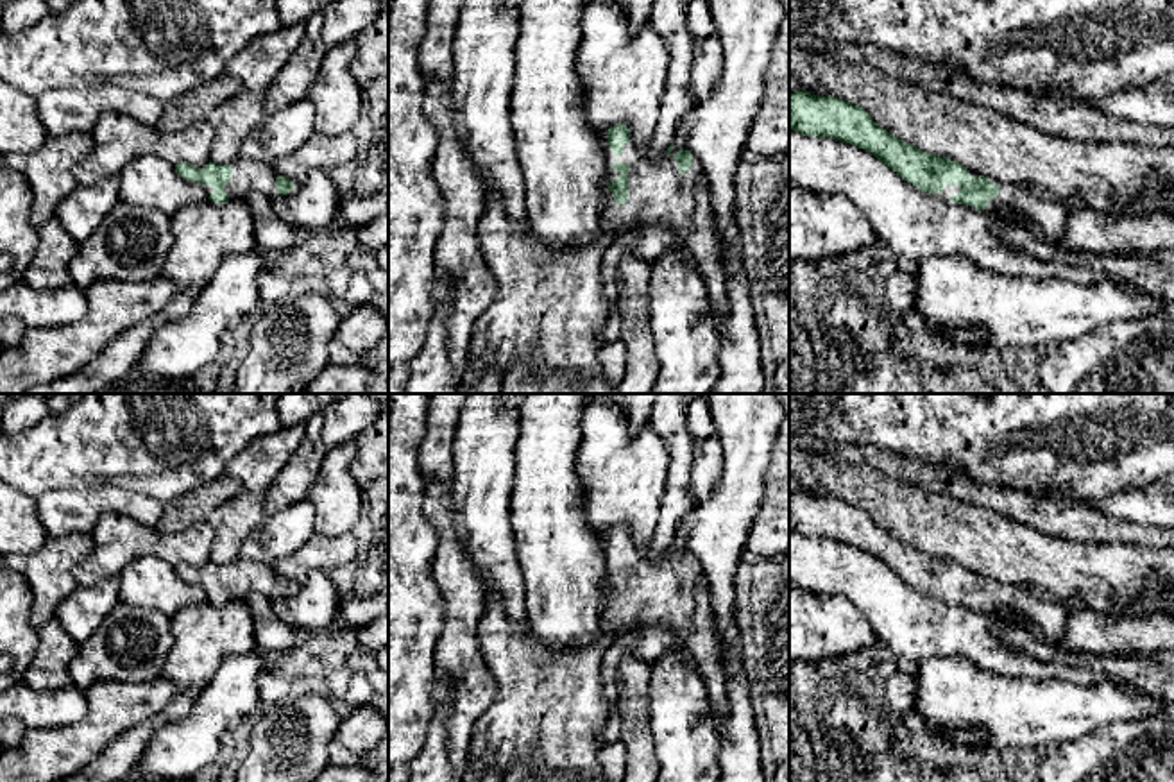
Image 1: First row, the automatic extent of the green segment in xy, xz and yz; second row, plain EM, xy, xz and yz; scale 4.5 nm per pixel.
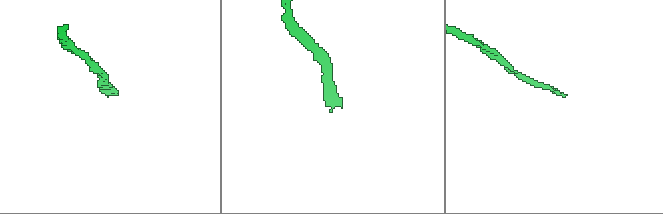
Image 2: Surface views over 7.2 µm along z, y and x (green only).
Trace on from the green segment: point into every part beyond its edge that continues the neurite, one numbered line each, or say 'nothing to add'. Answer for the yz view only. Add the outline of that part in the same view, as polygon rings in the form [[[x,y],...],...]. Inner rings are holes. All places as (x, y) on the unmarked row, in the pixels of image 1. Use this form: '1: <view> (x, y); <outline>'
1: yz (1049, 618); [[[993,578],[986,580],[997,585],[1000,594],[990,601],[988,608],[983,610],[984,614],[993,619],[1000,619],[1004,612],[1020,614],[1040,630],[1045,642],[1061,646],[1070,607],[1061,601],[1040,599],[1027,587],[1008,585]]]

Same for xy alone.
1: xy (247, 577); [[[238,558],[227,565],[233,569],[233,580],[224,589],[229,596],[229,603],[245,599],[254,592],[259,592],[268,599],[277,596],[277,573],[272,565],[249,562],[245,558]]]

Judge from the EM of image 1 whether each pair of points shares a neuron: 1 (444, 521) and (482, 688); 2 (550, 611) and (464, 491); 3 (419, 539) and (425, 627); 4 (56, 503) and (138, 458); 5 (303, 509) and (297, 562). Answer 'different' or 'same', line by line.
1: same
2: different
3: same
4: different
5: different

